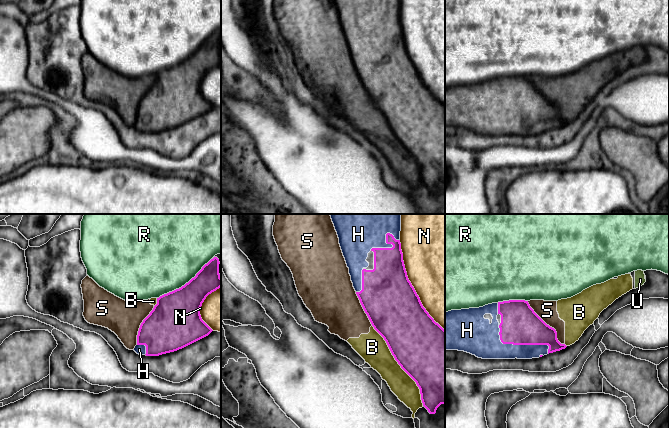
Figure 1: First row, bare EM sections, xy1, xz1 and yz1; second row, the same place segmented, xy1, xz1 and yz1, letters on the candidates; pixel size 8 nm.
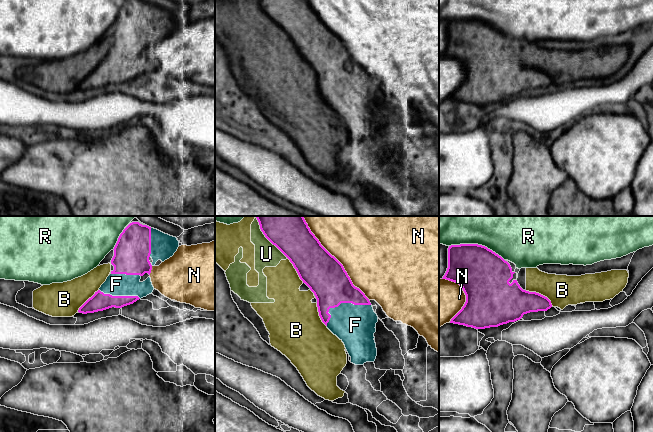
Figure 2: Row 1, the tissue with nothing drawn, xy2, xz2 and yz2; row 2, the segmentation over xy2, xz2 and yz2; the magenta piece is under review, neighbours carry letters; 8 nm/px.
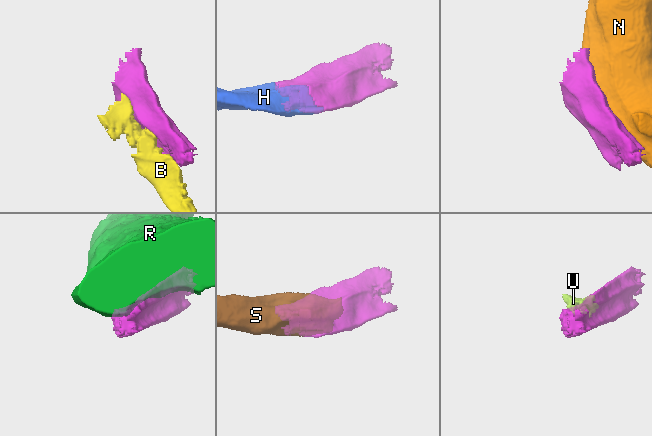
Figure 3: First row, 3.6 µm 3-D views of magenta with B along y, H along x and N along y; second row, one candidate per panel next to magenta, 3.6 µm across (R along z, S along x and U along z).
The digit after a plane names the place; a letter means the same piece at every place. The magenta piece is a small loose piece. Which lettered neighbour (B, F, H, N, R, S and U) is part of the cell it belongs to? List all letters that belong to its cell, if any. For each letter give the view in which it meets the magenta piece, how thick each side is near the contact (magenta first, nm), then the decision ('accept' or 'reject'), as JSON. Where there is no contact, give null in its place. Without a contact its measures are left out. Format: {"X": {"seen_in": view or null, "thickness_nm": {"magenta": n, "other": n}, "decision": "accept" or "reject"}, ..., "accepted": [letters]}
{"B": {"seen_in": "xz1", "thickness_nm": {"magenta": 460, "other": 220}, "decision": "reject"}, "F": {"seen_in": "xz2", "thickness_nm": {"magenta": 320, "other": 320}, "decision": "accept"}, "H": {"seen_in": "yz1", "thickness_nm": {"magenta": 320, "other": 200}, "decision": "accept"}, "N": {"seen_in": "xz1", "thickness_nm": {"magenta": 440, "other": 480}, "decision": "reject"}, "R": {"seen_in": "xy1", "thickness_nm": {"magenta": 360, "other": 500}, "decision": "reject"}, "S": {"seen_in": "yz1", "thickness_nm": {"magenta": 320, "other": 160}, "decision": "reject"}, "U": {"seen_in": "xz2", "thickness_nm": {"magenta": 280, "other": 190}, "decision": "reject"}, "accepted": ["F", "H"]}

